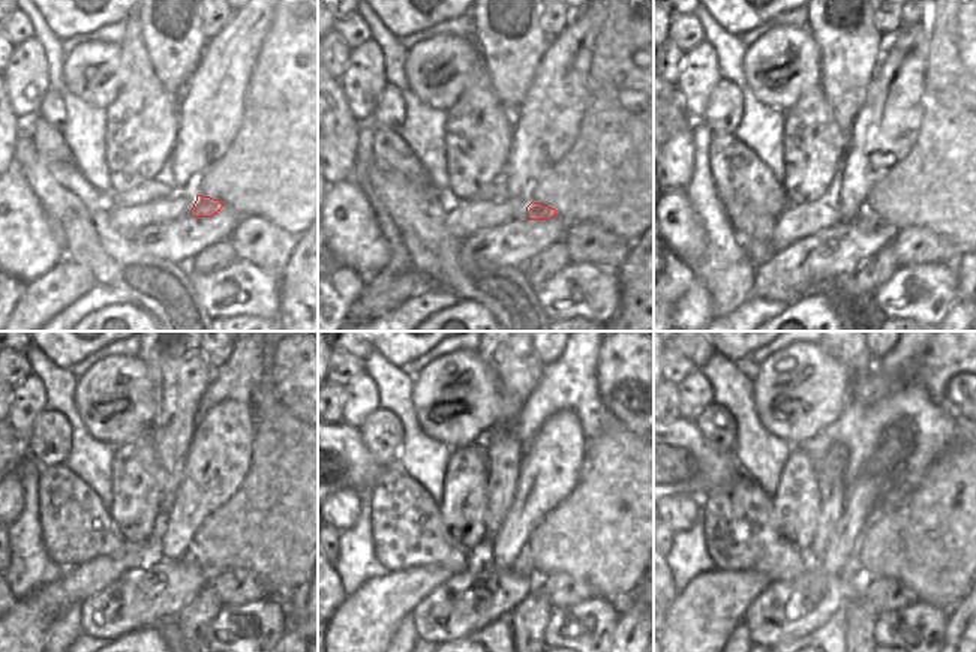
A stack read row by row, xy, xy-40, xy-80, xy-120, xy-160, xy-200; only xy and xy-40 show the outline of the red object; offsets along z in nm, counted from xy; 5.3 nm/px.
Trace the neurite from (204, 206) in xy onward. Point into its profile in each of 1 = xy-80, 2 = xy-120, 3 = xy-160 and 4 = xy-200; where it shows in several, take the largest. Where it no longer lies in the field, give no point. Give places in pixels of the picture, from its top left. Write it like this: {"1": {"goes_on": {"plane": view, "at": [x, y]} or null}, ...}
{"1": {"goes_on": {"plane": "xy-80", "at": [867, 219]}}, "2": {"goes_on": {"plane": "xy-120", "at": [191, 556]}}, "3": {"goes_on": {"plane": "xy-160", "at": [523, 564]}}, "4": {"goes_on": {"plane": "xy-200", "at": [853, 571]}}}

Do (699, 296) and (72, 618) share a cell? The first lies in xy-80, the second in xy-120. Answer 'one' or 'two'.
two

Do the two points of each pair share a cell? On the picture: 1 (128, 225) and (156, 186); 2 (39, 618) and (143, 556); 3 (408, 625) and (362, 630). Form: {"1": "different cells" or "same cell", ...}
{"1": "different cells", "2": "same cell", "3": "different cells"}

